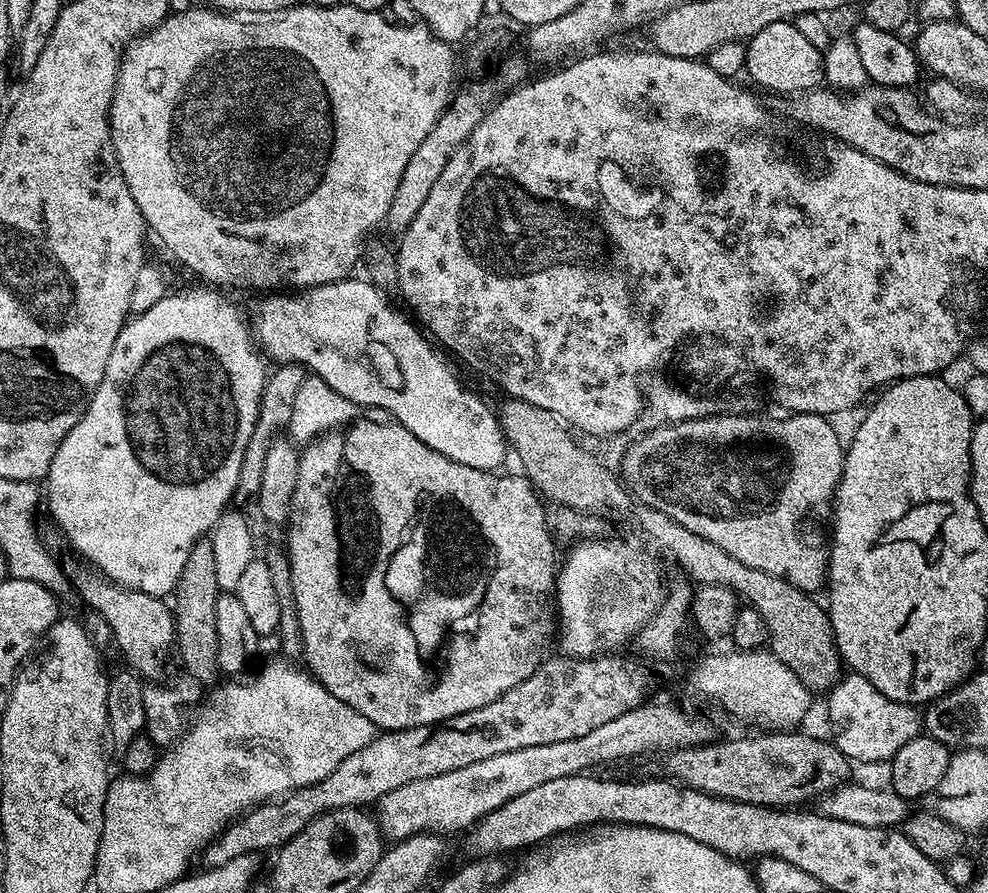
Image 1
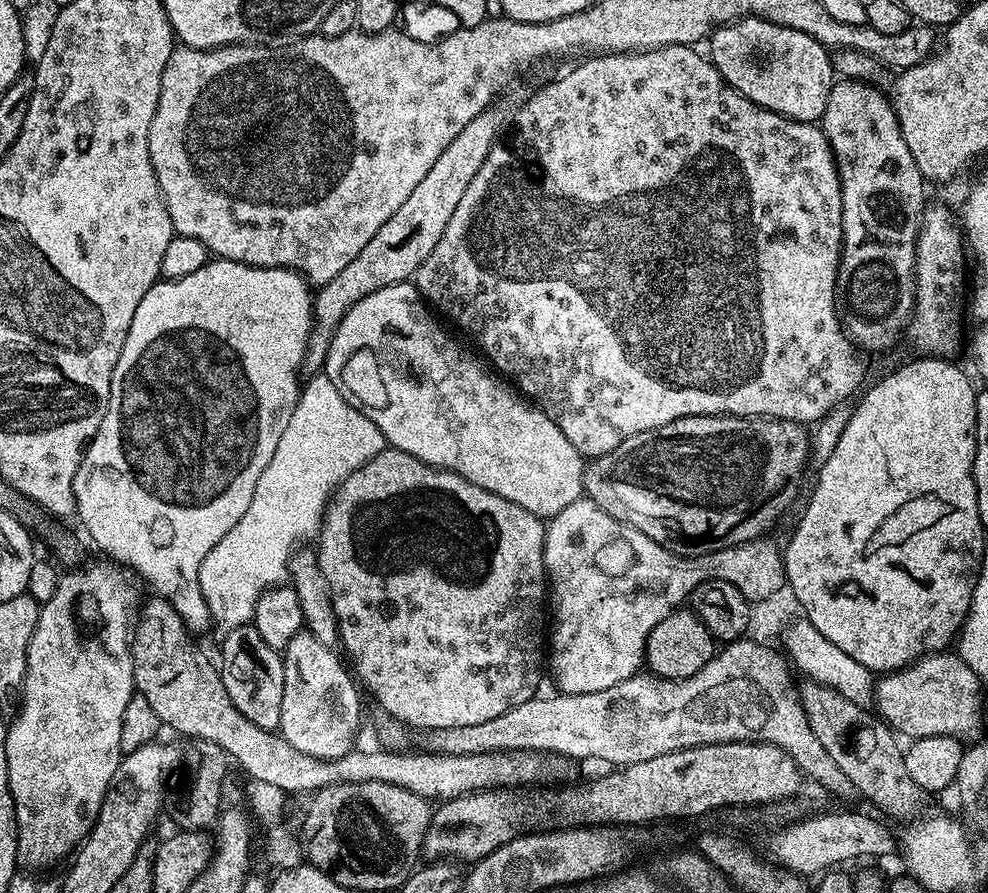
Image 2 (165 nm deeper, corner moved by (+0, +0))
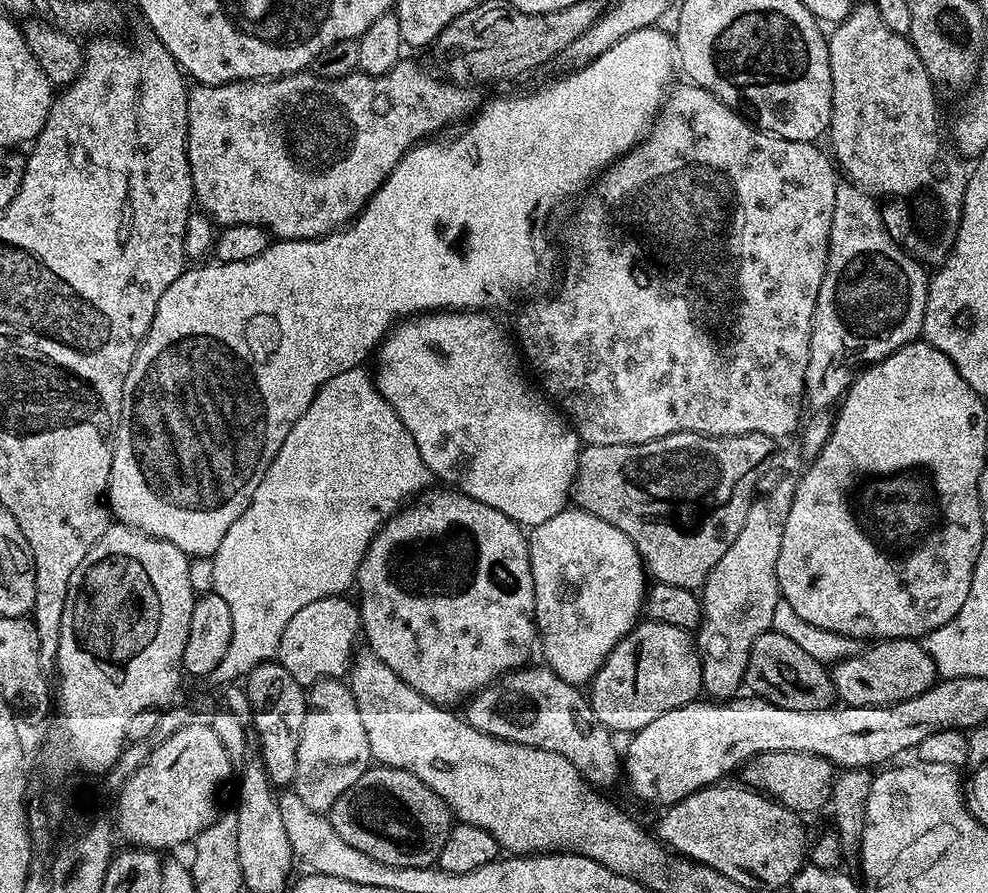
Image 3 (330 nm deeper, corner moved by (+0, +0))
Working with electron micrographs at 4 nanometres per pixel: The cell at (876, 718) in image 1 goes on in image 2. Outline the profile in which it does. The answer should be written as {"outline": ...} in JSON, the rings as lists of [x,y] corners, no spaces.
{"outline":[[[807,618],[791,621],[783,631],[783,642],[785,648],[783,651],[786,653],[787,659],[794,665],[797,673],[799,673],[798,671],[803,673],[803,677],[816,680],[822,686],[836,690],[843,697],[850,699],[851,702],[863,706],[873,699],[874,673],[866,666],[862,666],[862,662],[850,658],[850,654],[846,654],[840,647],[834,646],[834,642],[830,642],[830,638],[818,634],[818,630],[814,630],[814,626]]]}

